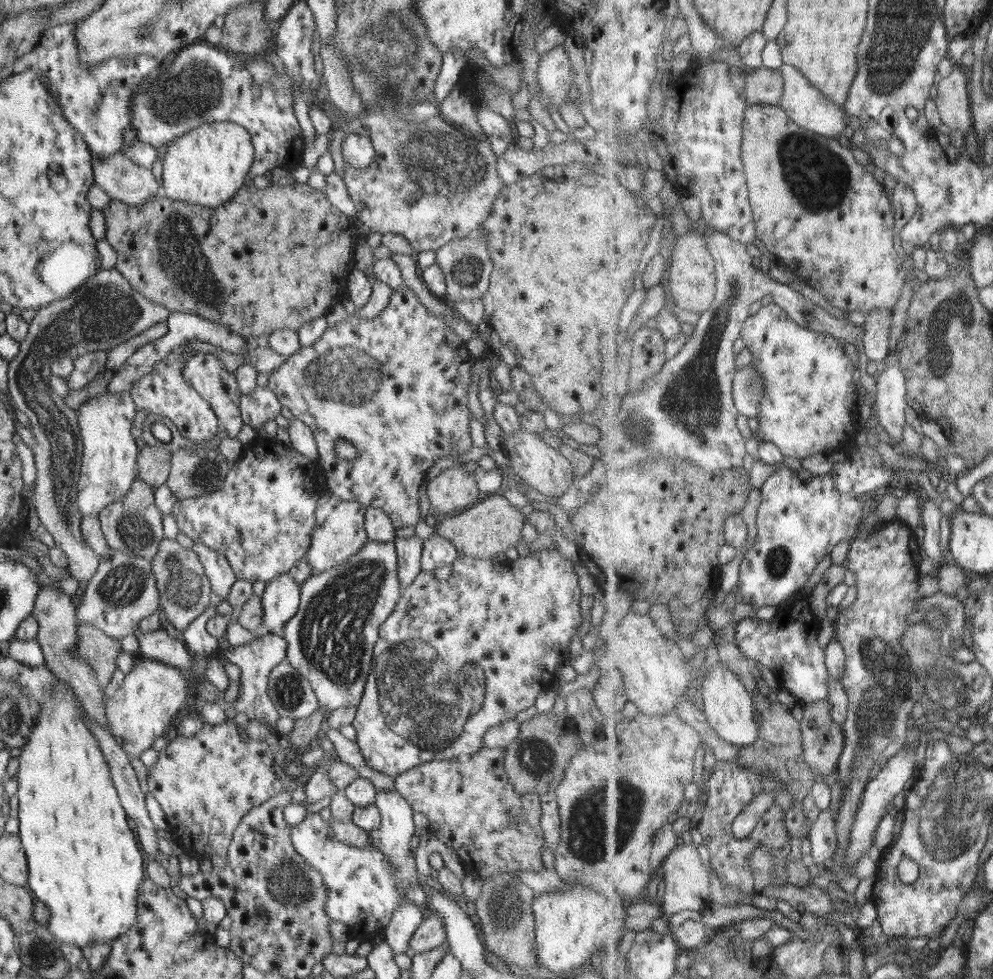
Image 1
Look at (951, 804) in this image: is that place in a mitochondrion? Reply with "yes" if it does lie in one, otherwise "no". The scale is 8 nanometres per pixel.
yes

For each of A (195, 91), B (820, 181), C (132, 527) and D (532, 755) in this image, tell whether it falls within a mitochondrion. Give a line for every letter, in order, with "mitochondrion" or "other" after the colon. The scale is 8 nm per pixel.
A: mitochondrion
B: mitochondrion
C: mitochondrion
D: mitochondrion

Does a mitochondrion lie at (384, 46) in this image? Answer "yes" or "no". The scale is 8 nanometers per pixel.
yes

